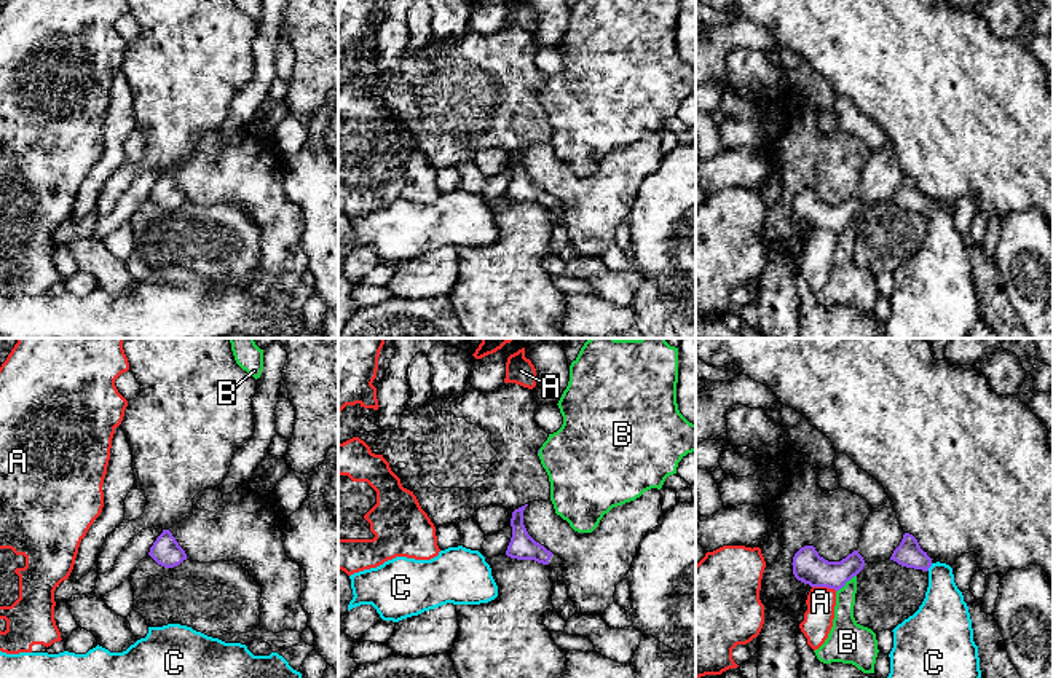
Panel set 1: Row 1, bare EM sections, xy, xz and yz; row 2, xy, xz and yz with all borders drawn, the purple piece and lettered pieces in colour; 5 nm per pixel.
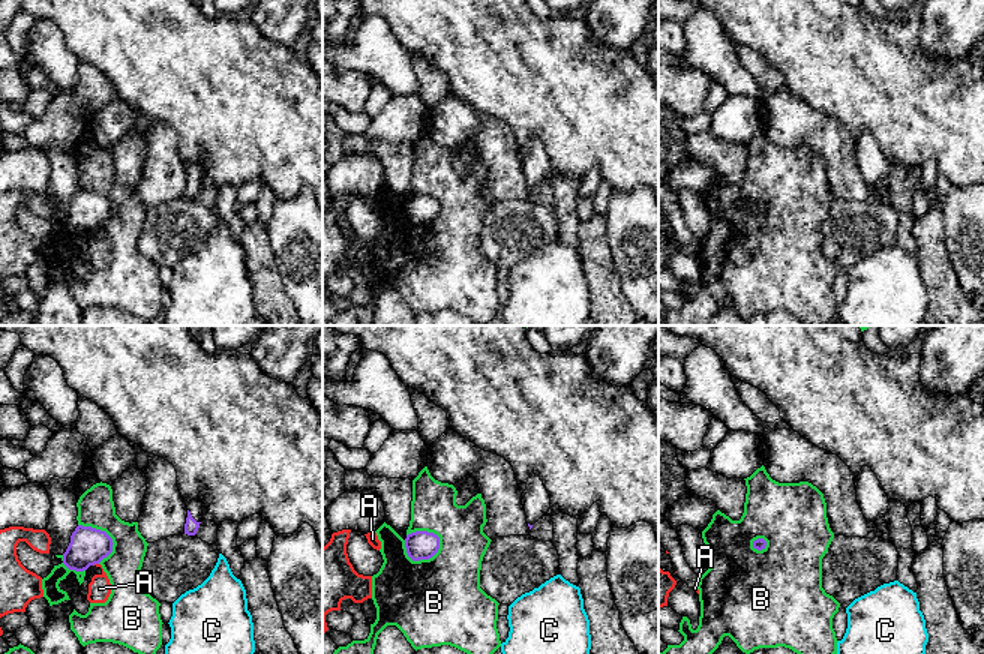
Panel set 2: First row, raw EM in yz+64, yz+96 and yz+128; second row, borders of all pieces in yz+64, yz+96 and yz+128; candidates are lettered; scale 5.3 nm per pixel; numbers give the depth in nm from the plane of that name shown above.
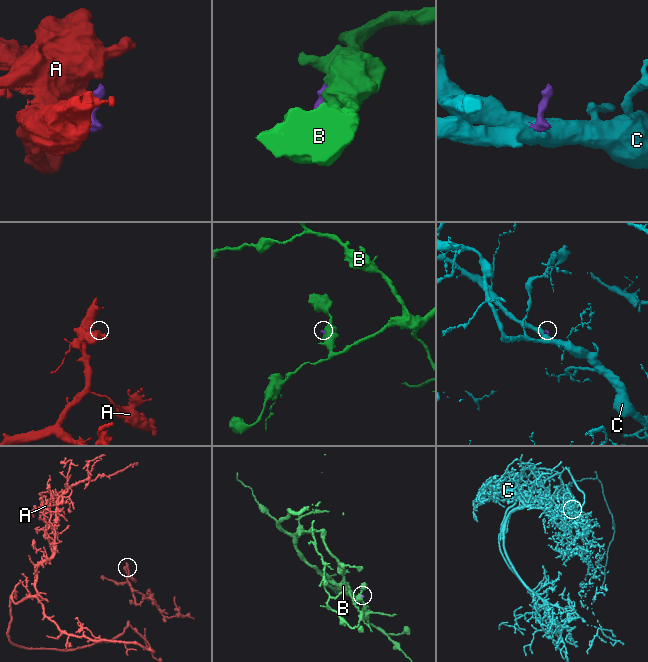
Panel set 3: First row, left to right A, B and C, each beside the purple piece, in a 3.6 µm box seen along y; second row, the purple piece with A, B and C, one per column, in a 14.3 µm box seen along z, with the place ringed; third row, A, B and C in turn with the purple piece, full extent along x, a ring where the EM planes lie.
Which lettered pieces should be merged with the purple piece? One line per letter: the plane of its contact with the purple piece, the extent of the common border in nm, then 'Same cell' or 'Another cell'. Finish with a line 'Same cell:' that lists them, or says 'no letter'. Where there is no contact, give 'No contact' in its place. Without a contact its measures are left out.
A: Touches purple in yz. Shared border 130 nm. Another cell
B: Touches purple in yz. Shared border 140 nm. Another cell
C: Touches purple in yz. Shared border 50 nm. Another cell
Same cell: no letter

